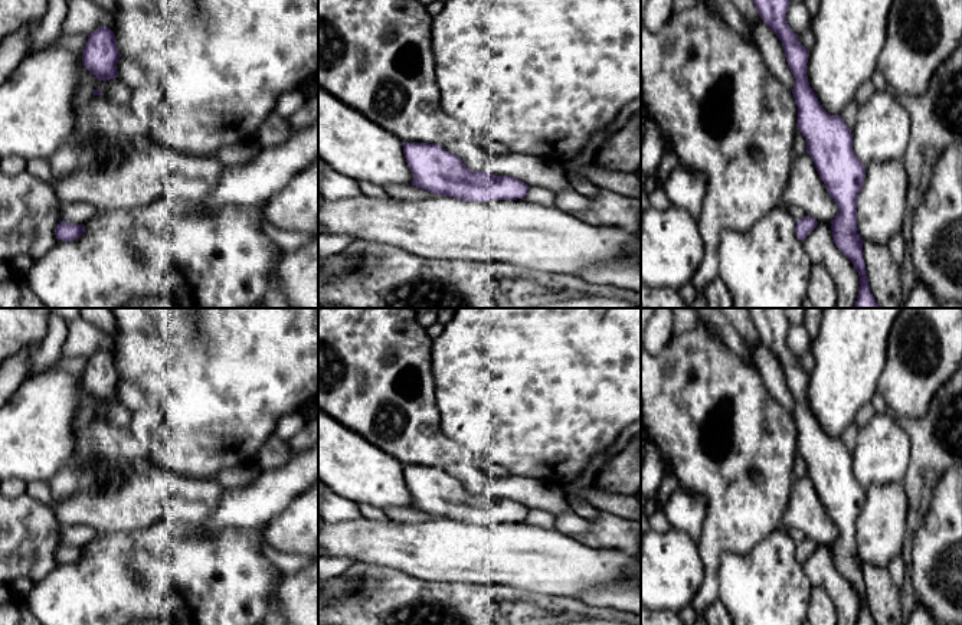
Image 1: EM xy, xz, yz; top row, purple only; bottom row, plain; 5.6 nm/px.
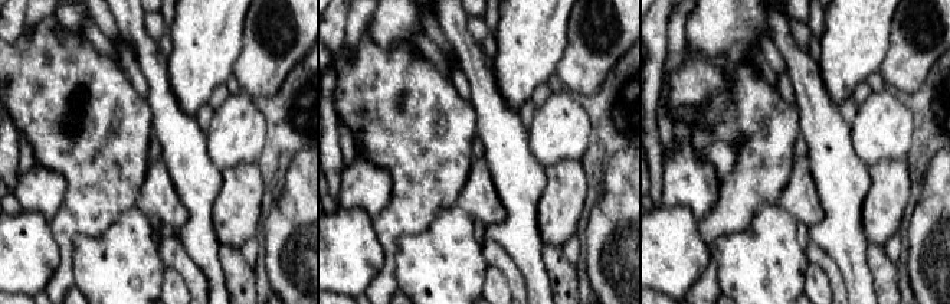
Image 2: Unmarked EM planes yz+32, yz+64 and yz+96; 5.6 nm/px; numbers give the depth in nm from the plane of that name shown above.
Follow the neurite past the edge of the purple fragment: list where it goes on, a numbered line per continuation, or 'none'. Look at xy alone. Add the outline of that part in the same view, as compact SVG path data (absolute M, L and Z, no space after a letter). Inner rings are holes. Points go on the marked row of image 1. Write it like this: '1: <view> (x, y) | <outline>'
none

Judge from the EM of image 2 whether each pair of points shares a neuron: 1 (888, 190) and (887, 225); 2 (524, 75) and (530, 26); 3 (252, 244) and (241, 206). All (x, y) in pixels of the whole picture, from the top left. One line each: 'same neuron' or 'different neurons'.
1: same neuron
2: same neuron
3: different neurons

